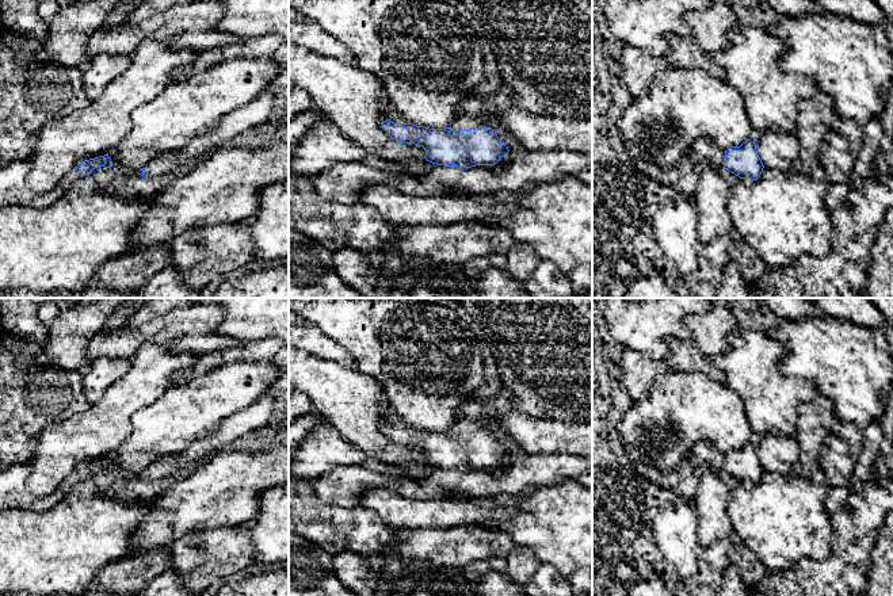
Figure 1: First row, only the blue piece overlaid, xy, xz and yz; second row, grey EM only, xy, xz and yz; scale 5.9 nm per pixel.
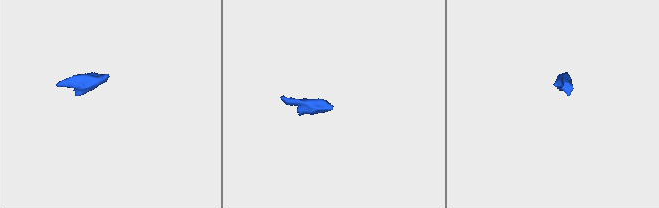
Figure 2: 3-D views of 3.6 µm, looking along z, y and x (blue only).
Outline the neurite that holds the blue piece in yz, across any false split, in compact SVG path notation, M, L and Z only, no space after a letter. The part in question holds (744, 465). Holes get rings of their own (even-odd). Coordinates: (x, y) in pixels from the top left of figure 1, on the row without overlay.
M705 439L692 447L692 458L695 462L706 462L714 471L724 470L740 482L757 484L764 471L753 440L740 450L724 454L709 439Z

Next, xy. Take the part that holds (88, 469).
M108 456L80 466L72 477L66 478L61 486L49 496L35 496L27 485L31 473L30 463L23 462L14 465L0 471L0 511L14 508L34 512L47 511L62 497L69 494L79 480L92 477L98 470L112 470Z

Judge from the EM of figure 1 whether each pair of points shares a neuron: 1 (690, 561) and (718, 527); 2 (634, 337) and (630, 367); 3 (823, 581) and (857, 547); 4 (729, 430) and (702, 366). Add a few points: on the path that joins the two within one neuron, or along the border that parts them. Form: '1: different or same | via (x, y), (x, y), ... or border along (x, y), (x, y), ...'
1: different | border along (697, 516), (697, 543), (702, 549)
2: different | border along (624, 348), (638, 351), (649, 359), (663, 359)
3: same | via (831, 573), (848, 556)
4: different | border along (674, 369), (703, 373), (724, 384)

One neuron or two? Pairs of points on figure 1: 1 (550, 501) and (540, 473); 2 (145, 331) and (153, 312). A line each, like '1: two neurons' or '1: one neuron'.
1: two neurons
2: two neurons

